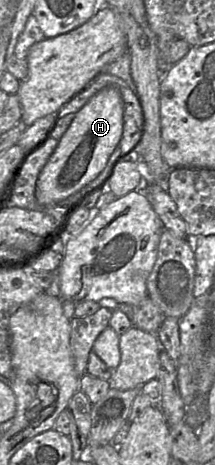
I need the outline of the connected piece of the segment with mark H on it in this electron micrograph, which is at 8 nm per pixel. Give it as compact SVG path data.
M106 87L94 95L76 113L68 130L39 174L35 197L46 206L68 198L93 181L104 169L118 147L123 133L124 101L115 87Z

